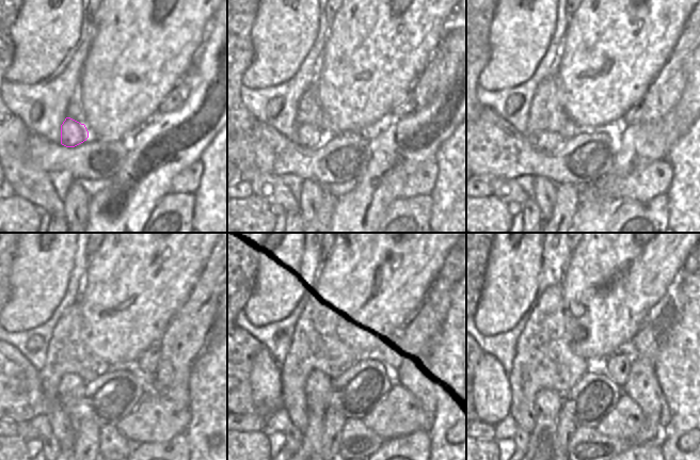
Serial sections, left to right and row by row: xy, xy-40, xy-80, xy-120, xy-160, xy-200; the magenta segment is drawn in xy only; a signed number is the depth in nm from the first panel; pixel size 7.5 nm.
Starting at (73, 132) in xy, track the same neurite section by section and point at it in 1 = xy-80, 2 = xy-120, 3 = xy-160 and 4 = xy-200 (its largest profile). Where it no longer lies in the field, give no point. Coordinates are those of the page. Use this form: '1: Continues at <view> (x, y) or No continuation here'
1: Continues at xy-80 (545, 141)
2: Continues at xy-120 (72, 386)
3: Continues at xy-160 (318, 386)
4: Continues at xy-200 (543, 449)

